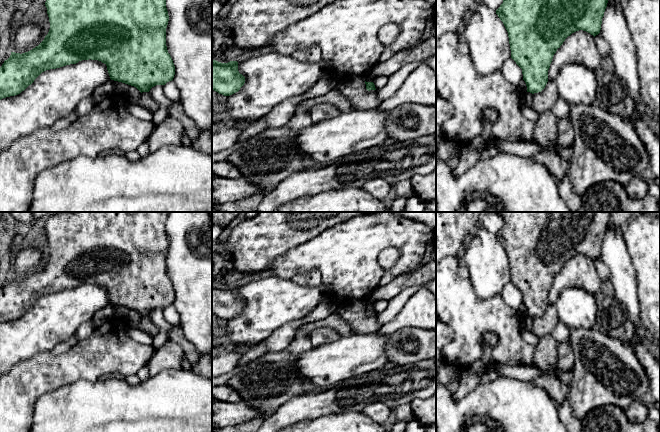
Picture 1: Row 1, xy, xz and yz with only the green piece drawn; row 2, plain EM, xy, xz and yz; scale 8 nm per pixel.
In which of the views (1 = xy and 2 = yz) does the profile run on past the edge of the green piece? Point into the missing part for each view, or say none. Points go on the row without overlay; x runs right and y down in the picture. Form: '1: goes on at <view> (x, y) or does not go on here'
1: does not go on here
2: does not go on here

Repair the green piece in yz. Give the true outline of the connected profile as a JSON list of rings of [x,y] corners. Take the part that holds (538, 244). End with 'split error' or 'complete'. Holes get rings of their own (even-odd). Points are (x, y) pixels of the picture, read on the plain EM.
[[[498,212],[503,218],[503,227],[496,238],[503,246],[509,261],[511,282],[522,293],[527,316],[541,316],[548,306],[548,294],[553,280],[565,263],[572,257],[583,254],[594,261],[600,257],[602,242],[610,221],[611,212]]]; complete

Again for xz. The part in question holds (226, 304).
[[[212,284],[212,313],[224,320],[230,320],[240,314],[245,301],[238,295],[238,286],[221,287]]]; complete

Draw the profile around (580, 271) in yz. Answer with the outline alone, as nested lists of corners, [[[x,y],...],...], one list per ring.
[[[583,254],[576,255],[565,263],[554,278],[548,294],[548,305],[555,304],[566,288],[582,288],[596,294],[600,291],[602,282],[594,260]]]

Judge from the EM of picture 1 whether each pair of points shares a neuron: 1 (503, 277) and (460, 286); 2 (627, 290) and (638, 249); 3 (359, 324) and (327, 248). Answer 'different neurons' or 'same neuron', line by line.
1: different neurons
2: different neurons
3: different neurons

